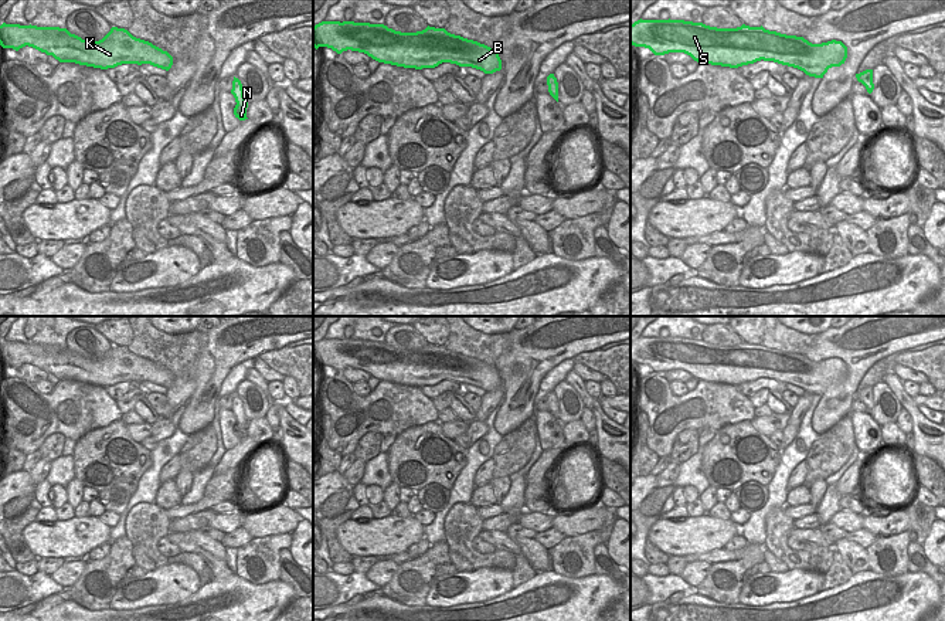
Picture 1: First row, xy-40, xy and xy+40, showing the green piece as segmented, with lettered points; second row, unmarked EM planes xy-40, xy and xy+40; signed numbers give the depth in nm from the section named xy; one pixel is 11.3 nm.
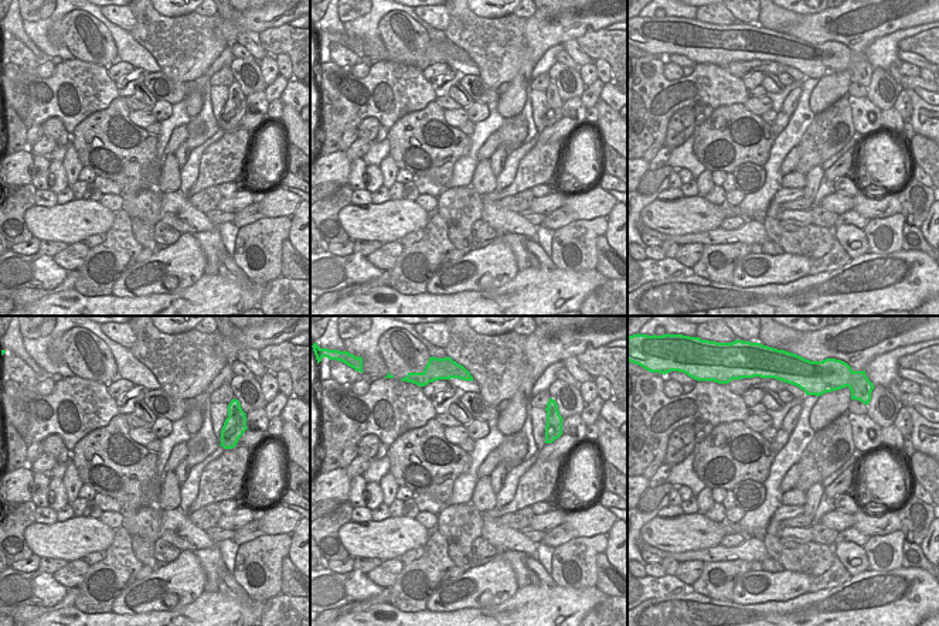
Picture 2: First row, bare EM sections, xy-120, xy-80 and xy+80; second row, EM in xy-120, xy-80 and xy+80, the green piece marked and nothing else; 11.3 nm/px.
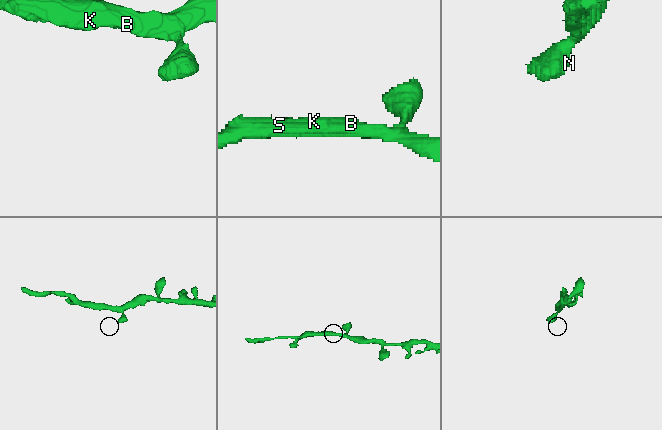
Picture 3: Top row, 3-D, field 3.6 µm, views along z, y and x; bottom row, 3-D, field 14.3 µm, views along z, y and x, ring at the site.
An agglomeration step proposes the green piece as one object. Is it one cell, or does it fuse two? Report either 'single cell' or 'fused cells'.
single cell

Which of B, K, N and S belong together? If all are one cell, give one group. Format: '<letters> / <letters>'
B K N S

